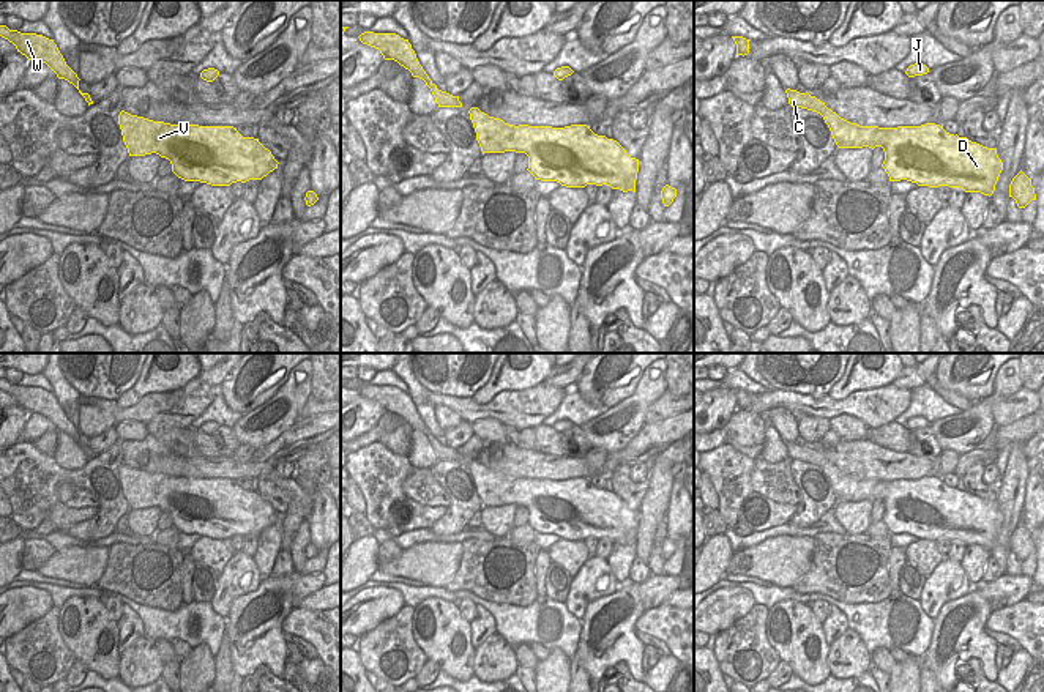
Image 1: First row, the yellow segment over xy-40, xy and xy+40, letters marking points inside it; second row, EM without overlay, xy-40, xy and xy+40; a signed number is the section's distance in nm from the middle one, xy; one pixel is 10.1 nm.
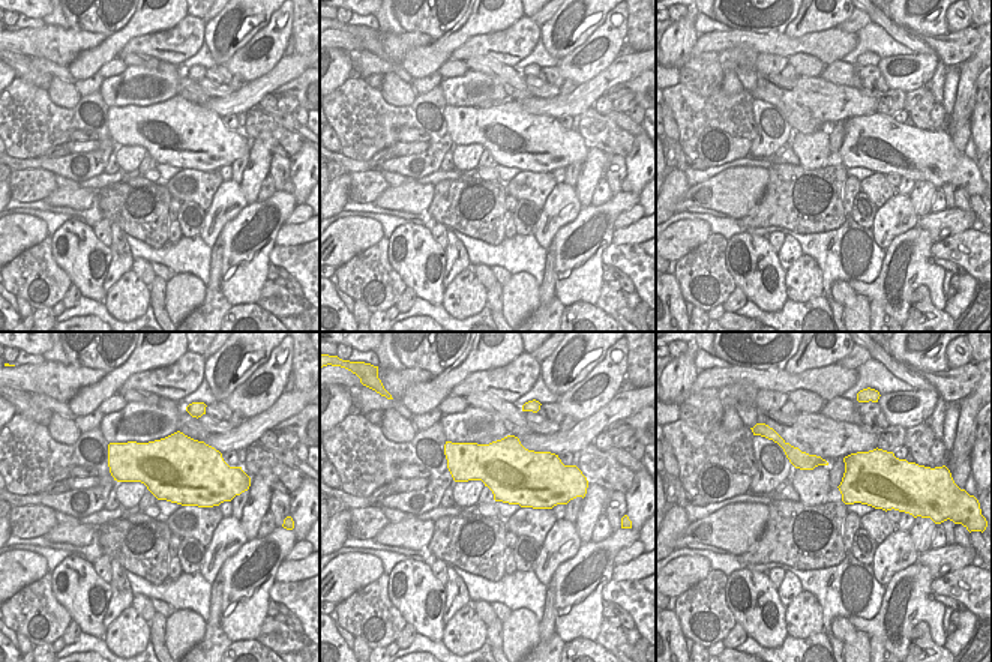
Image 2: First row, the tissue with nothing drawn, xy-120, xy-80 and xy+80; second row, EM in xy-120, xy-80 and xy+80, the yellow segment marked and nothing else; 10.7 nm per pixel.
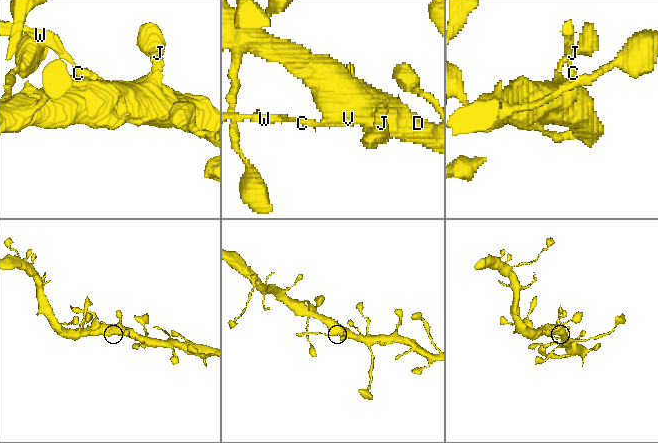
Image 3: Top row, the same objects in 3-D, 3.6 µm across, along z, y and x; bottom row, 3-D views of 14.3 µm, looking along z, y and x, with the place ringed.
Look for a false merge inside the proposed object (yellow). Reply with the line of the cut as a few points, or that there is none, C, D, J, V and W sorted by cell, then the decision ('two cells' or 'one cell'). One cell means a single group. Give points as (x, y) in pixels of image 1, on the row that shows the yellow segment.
xy+40 (827, 107), (822, 115) | C W / D J V | two cells

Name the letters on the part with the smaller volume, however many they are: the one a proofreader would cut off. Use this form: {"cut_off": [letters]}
{"cut_off": ["C", "W"]}

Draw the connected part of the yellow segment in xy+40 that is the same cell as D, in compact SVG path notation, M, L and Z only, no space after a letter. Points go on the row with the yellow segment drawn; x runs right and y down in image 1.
M831 109L822 115L839 148L882 147L882 167L889 181L907 180L918 186L949 186L992 195L1003 170L997 148L949 134L943 126L859 126Z

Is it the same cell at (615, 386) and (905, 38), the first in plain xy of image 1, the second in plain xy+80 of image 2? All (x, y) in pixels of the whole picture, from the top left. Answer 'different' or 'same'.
different

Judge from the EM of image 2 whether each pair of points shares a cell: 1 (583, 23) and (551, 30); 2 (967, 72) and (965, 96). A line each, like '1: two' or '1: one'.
1: one
2: one

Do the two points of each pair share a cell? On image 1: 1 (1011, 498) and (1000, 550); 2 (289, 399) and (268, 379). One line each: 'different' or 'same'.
1: same
2: different

